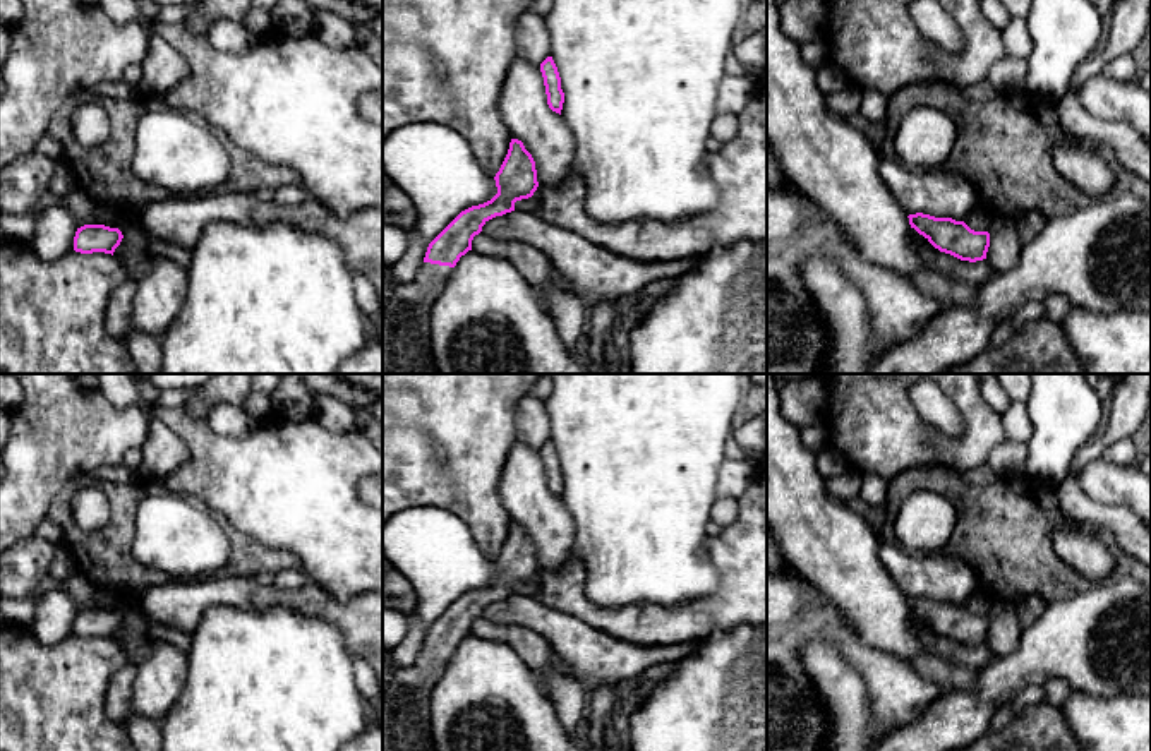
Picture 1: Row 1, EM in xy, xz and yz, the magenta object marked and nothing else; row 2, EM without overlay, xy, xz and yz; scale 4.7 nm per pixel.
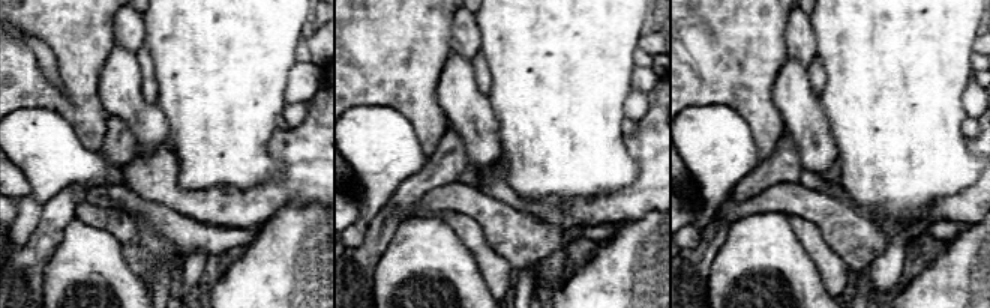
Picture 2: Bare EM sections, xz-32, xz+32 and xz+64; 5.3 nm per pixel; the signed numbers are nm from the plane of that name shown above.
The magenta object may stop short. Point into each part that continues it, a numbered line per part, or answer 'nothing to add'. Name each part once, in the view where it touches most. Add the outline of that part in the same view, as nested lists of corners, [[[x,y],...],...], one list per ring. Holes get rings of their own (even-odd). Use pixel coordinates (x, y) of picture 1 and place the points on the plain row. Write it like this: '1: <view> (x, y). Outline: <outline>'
1: xz (407, 698). Outline: [[[422,646],[417,660],[383,689],[383,751],[436,751],[431,696],[453,652]]]

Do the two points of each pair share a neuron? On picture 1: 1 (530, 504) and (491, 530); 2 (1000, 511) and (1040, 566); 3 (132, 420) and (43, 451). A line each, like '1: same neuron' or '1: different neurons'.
1: different neurons
2: same neuron
3: same neuron

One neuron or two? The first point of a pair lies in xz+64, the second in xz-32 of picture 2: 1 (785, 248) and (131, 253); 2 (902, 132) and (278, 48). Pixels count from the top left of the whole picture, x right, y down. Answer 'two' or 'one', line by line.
1: two
2: one

